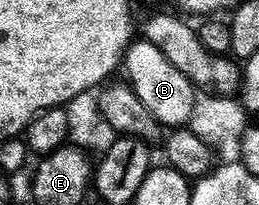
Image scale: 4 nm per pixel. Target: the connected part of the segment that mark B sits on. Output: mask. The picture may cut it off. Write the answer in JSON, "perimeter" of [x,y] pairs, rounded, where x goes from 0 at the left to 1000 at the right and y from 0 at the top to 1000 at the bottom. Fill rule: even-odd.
{"perimeter":[[[544,185],[506,200],[475,268],[471,332],[486,341],[490,405],[625,620],[714,620],[730,600],[761,478],[753,415],[602,224]]]}

